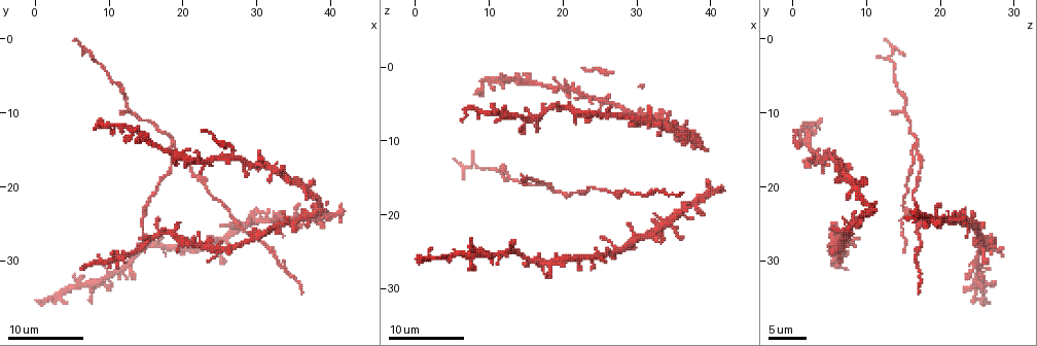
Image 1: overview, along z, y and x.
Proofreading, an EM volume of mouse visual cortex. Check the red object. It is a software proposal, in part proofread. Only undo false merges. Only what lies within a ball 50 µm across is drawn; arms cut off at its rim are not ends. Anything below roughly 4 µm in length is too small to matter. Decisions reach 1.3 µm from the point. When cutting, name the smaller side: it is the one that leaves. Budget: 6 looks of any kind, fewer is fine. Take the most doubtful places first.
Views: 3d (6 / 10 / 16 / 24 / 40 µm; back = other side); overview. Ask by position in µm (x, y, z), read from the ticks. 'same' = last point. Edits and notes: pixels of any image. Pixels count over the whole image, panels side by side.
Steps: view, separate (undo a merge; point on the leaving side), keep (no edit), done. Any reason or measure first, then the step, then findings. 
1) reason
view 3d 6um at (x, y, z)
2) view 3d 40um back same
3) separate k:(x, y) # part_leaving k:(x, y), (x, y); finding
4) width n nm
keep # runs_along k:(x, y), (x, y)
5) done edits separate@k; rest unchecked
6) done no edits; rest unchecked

two arms in line, one across
view 3d 10um at (18.5, 14.5, 17.0)

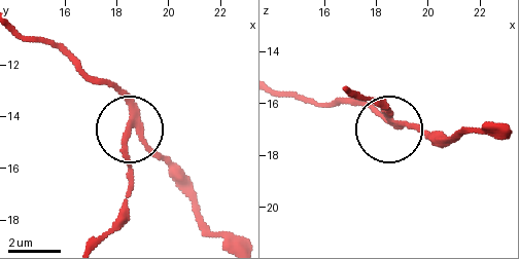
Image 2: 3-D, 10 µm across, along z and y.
width 210 nm
separate 2:(126, 156) # part_leaving 2:(134, 120), (128, 191), (107, 237); two neurons meet here

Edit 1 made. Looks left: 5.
three-way junction
view 3d 16um at (27.5, 25.5, 16.5)

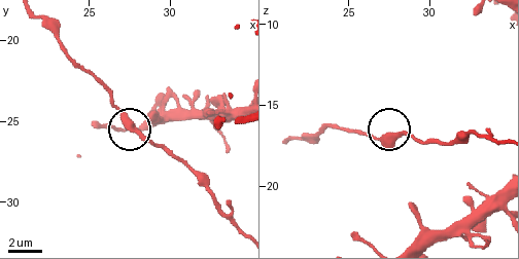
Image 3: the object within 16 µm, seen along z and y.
side_arm 13 um; arms 3
keep # all the same neuron

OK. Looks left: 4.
side arm on a straight run
view 3d 10um at (12.5, 9.0, 15.0)

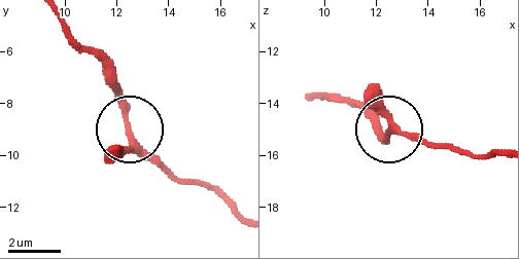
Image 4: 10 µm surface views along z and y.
view 3d 10um back at (12.5, 9.0, 15.2)

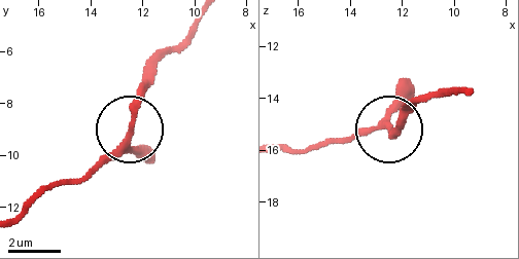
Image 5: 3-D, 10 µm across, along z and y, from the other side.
keep # runs_along 5:(22, 214), (55, 185), (89, 175), (122, 141), (148, 58); continuous, no second neuron

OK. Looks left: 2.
done edits separate@2; rest unchecked

